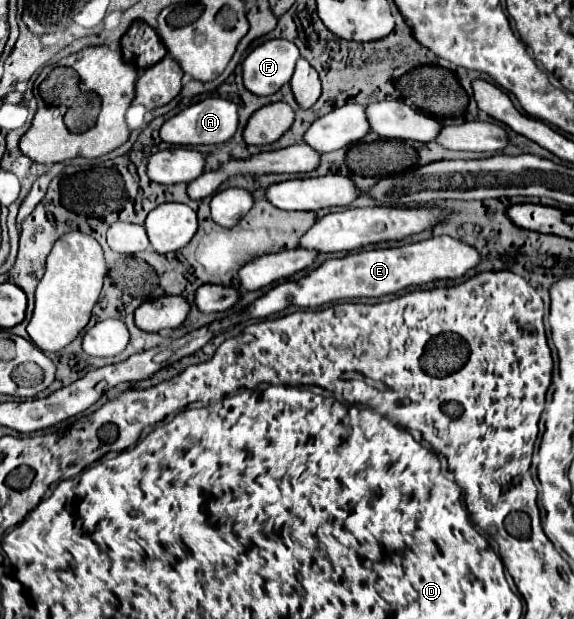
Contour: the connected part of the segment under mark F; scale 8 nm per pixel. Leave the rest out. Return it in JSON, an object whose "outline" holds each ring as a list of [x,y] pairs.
{"outline":[[[266,40],[242,64],[244,86],[256,96],[278,92],[280,86],[290,82],[298,58],[300,52],[290,40]]]}

